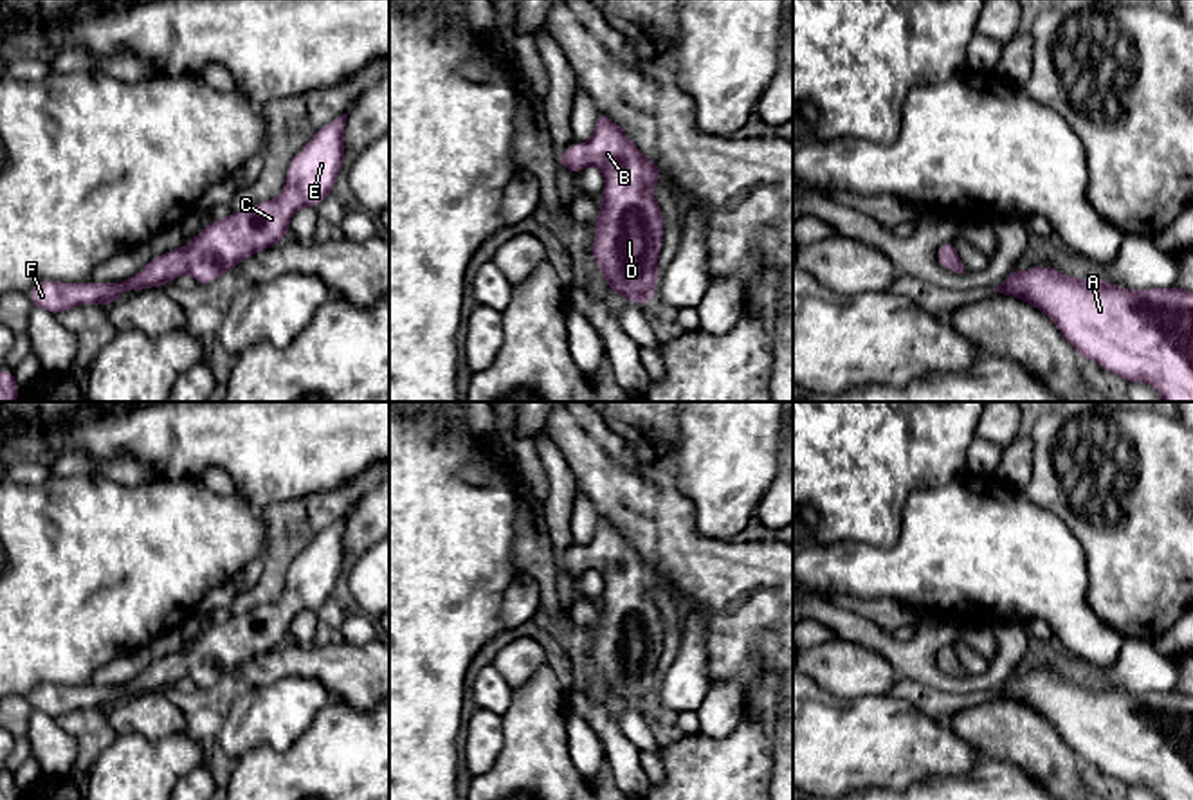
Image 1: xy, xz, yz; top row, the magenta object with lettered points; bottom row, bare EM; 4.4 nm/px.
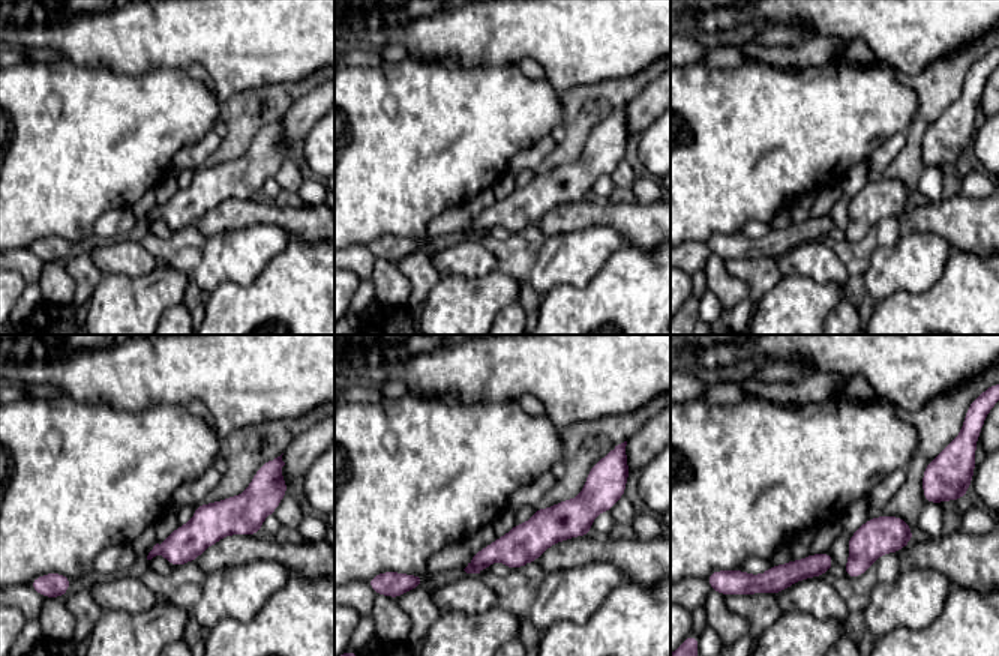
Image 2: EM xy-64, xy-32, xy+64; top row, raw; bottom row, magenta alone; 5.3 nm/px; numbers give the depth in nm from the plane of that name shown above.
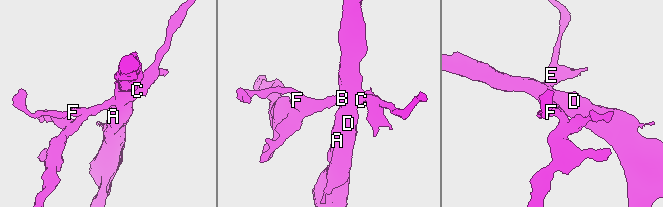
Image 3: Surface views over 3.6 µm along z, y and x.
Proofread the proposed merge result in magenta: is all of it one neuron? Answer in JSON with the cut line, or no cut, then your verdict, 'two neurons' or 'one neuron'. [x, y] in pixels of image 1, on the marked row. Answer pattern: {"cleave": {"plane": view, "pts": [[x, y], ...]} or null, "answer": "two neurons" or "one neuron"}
{"cleave": null, "answer": "one neuron"}

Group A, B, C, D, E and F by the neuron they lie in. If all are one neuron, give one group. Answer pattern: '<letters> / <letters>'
A B C D E F

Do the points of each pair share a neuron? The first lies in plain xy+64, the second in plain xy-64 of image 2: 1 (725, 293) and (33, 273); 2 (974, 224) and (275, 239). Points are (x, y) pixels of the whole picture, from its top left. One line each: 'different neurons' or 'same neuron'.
1: different neurons
2: different neurons

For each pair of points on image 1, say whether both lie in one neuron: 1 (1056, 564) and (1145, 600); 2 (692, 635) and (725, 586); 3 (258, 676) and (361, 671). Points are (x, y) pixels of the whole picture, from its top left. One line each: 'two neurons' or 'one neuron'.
1: two neurons
2: two neurons
3: one neuron

